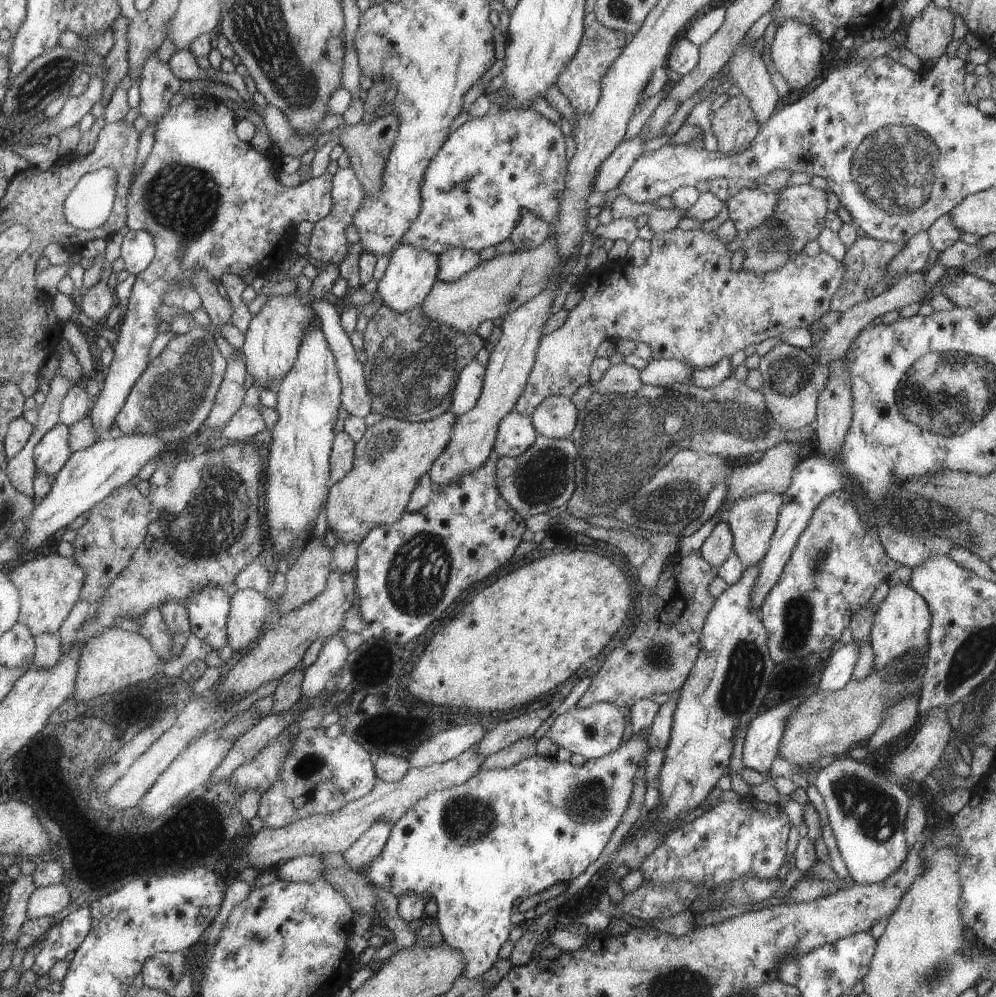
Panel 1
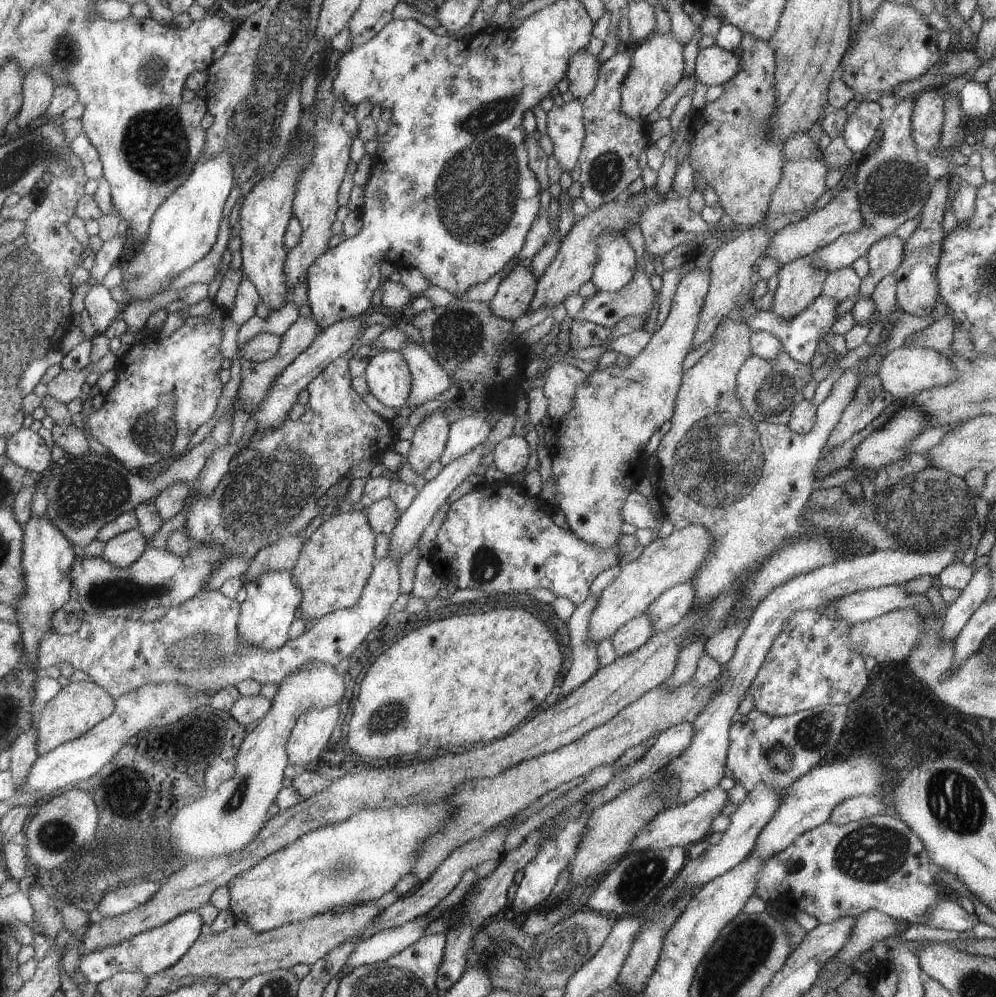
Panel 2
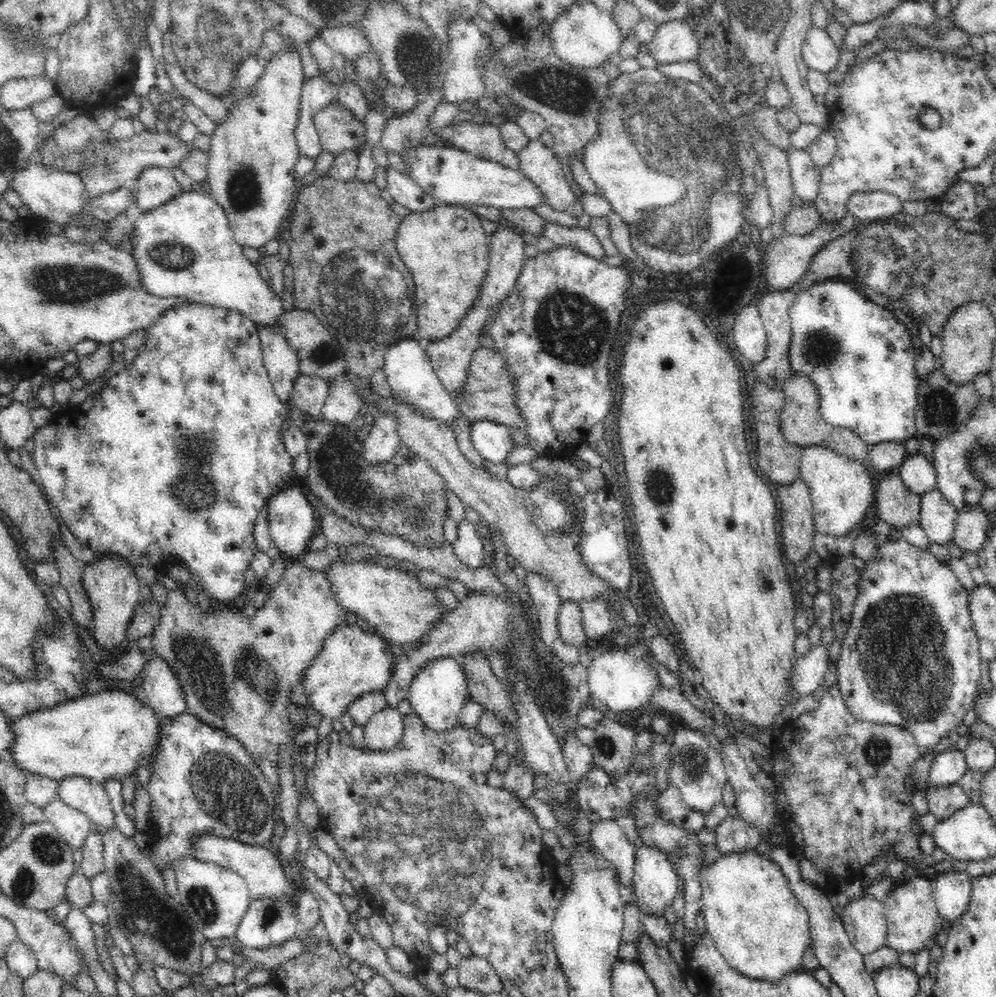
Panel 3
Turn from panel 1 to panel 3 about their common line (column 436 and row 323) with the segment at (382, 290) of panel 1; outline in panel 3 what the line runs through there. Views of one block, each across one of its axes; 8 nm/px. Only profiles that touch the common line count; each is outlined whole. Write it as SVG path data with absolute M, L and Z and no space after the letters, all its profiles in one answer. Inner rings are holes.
M204 188L183 190L165 205L149 213L141 213L133 226L131 254L138 263L142 286L150 294L160 298L188 298L189 302L236 310L254 321L256 326L276 324L282 329L281 316L288 310L285 310L281 299L260 276L256 264L250 263L242 254L242 249L243 246L234 240L225 210Z

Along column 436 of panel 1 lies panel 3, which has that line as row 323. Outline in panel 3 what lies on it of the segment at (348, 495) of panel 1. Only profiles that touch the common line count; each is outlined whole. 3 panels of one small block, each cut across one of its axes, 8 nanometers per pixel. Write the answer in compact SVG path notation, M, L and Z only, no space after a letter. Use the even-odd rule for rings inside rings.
M436 204L430 210L410 211L401 218L395 243L415 284L418 338L427 343L449 337L473 308L490 266L489 234L482 226L482 218L462 205Z

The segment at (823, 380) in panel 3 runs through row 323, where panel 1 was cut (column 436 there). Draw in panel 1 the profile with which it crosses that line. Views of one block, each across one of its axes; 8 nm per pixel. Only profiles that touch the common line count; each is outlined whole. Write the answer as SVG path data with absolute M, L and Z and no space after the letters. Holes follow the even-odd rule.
M632 734L632 737L620 745L614 752L599 759L587 760L583 766L574 766L574 764L570 764L570 761L560 762L555 757L544 757L534 754L534 756L526 758L526 760L518 762L514 766L508 766L506 769L482 769L470 780L464 782L464 784L431 792L416 802L404 816L400 817L400 820L391 825L391 836L388 837L383 853L376 860L372 860L364 870L360 870L360 873L364 875L364 880L370 886L388 890L396 898L402 896L402 894L416 892L426 902L434 900L440 914L441 929L443 930L444 938L447 939L444 944L463 952L464 959L467 960L467 968L464 969L462 976L476 980L476 978L480 978L484 973L487 973L496 964L496 961L499 960L498 950L508 940L508 932L512 930L510 914L512 914L514 900L518 900L520 894L522 894L522 900L525 900L528 896L536 894L536 892L545 891L552 884L558 884L558 882L566 883L566 880L574 880L594 860L600 858L608 838L612 836L614 828L618 826L618 822L622 820L622 814L628 808L628 800L630 800L630 794L632 794L632 784L634 784L634 772L636 772L640 760L646 756L646 750L648 750L647 740L648 738L646 738L645 734Z

